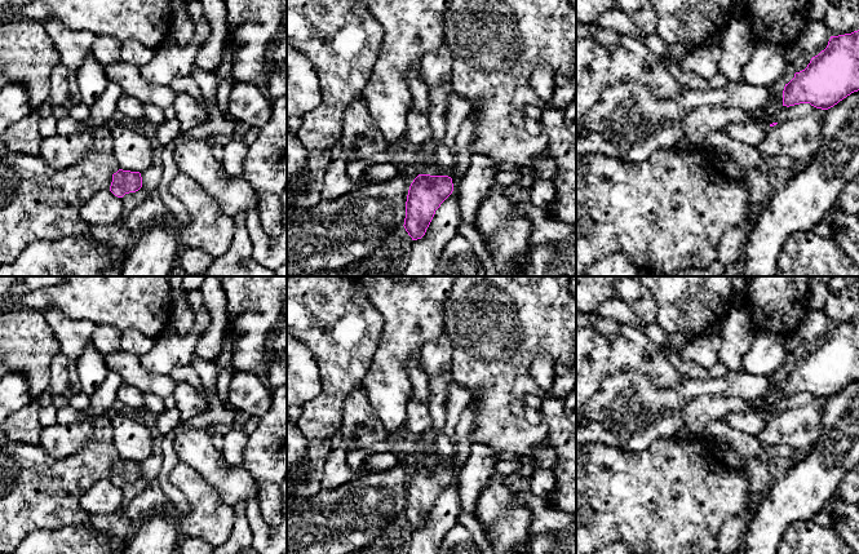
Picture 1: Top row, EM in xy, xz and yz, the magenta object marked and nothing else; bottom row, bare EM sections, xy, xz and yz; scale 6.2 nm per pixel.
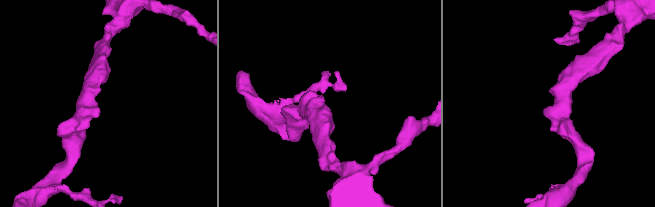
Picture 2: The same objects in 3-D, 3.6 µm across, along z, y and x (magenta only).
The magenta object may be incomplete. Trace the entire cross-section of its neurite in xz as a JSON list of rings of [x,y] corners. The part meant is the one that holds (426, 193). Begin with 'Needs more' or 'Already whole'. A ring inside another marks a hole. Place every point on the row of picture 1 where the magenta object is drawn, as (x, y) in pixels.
Needs more. [[[474,111],[462,123],[453,151],[453,167],[448,176],[419,174],[409,186],[406,201],[404,229],[412,240],[421,239],[429,227],[435,210],[452,194],[452,177],[465,174],[473,151],[470,145],[475,139]]]

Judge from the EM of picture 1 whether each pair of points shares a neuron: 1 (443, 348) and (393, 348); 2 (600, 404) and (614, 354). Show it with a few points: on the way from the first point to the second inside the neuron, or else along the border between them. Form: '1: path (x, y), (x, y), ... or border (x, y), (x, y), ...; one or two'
1: border (443, 328), (435, 340), (426, 341), (419, 349); two
2: border (637, 369), (621, 369), (607, 375), (589, 399); two

